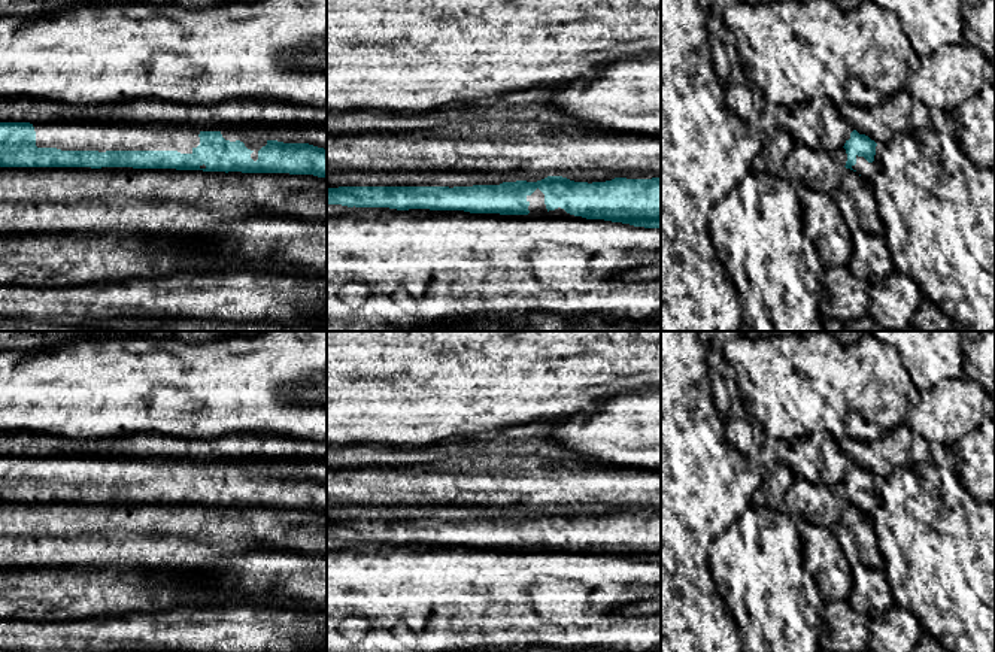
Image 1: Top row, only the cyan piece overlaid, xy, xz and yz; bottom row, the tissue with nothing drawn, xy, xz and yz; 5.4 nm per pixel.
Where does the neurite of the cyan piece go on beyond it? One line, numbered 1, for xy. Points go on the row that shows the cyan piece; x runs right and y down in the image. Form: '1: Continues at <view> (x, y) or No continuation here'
1: Continues at xy (132, 135)

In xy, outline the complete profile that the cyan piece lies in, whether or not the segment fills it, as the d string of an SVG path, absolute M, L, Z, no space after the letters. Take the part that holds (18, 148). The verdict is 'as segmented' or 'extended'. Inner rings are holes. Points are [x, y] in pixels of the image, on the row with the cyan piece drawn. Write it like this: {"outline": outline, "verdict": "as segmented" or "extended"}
{"outline": "M142 121L0 122L0 167L133 167L327 178L327 149Z", "verdict": "extended"}

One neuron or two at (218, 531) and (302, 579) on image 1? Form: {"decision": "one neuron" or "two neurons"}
{"decision": "two neurons"}

